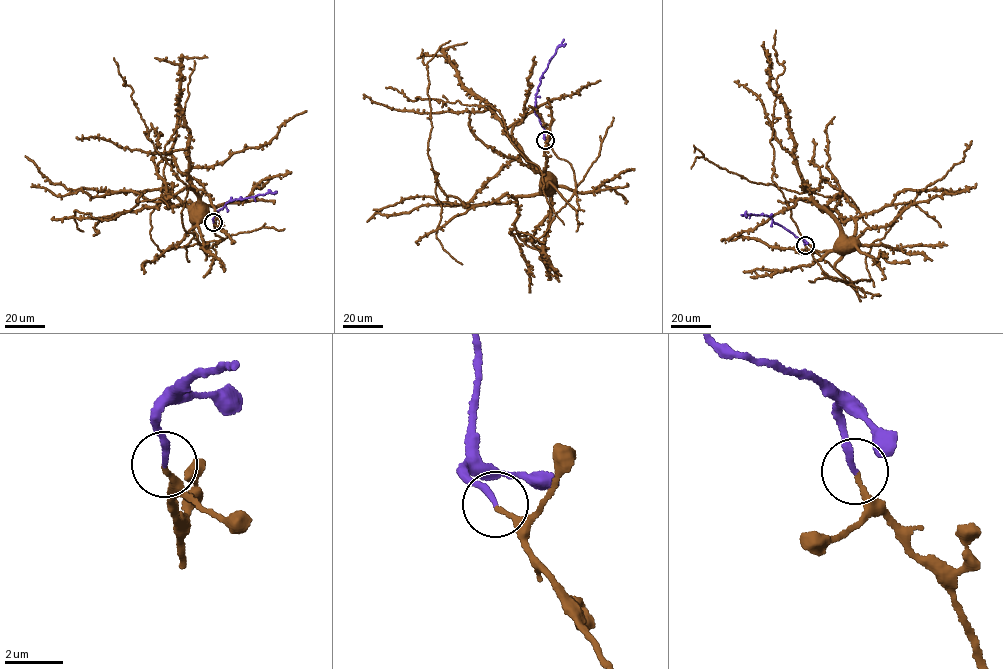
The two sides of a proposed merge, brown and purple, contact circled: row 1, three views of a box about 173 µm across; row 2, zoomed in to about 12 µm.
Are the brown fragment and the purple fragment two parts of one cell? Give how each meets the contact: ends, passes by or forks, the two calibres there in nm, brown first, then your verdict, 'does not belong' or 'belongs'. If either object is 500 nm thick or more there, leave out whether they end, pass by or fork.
brown ends; purple ends; calibres 150 and 200 nm; belongs

